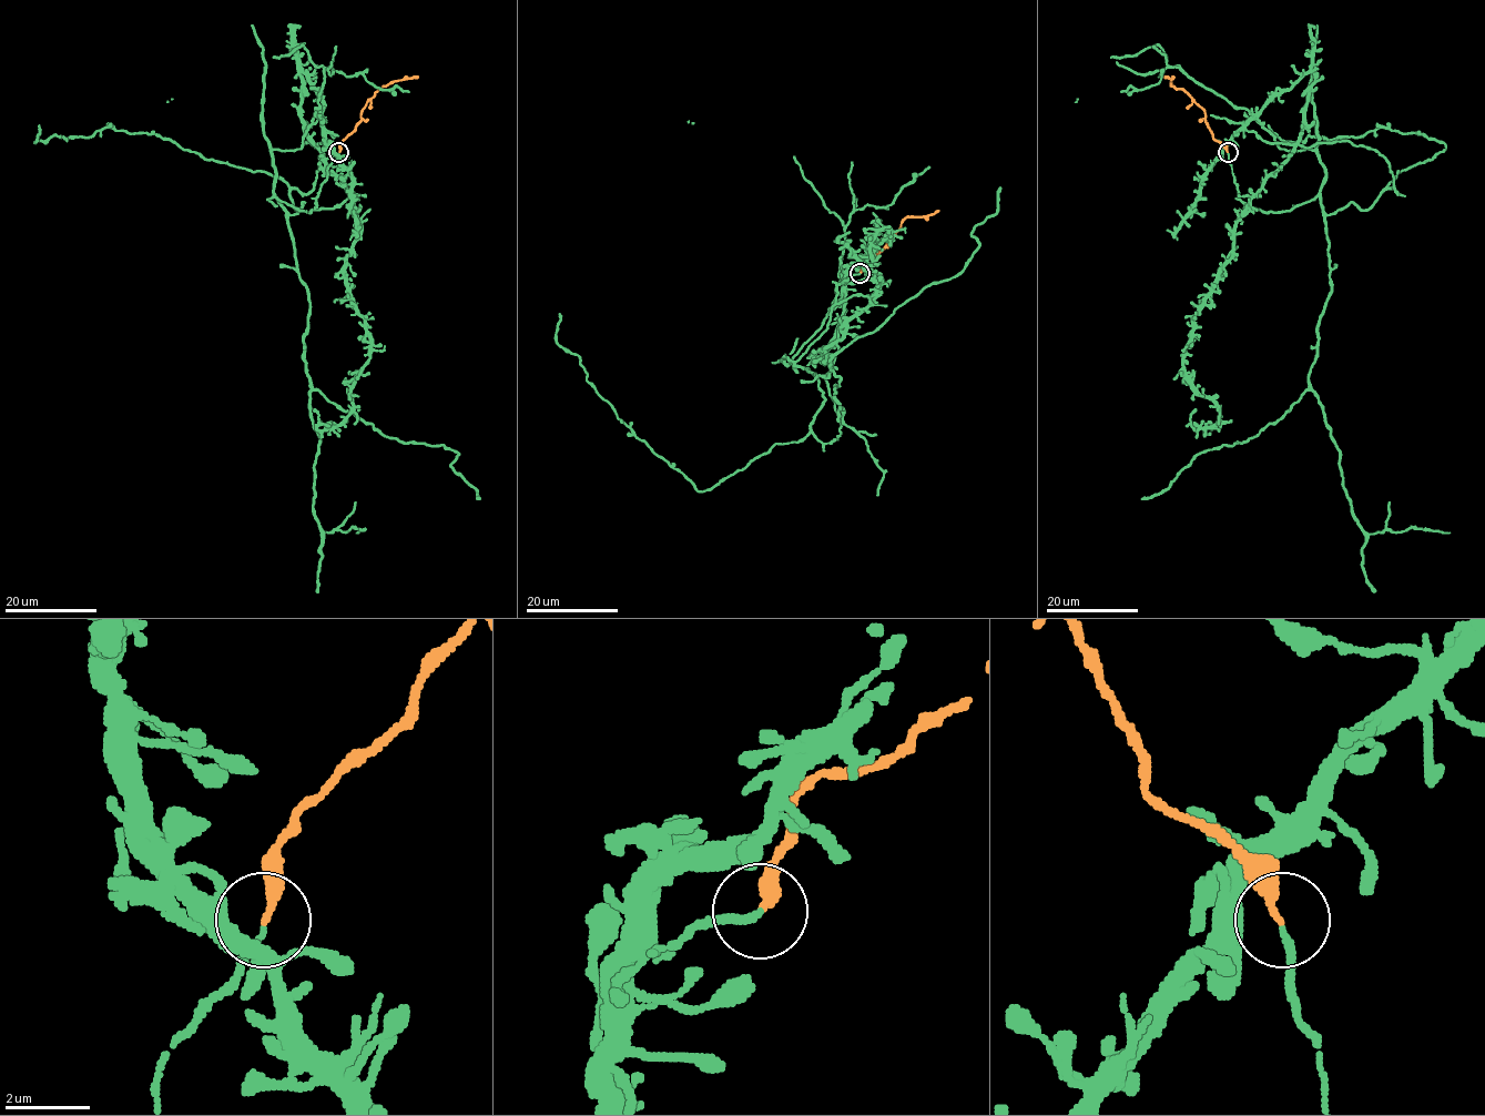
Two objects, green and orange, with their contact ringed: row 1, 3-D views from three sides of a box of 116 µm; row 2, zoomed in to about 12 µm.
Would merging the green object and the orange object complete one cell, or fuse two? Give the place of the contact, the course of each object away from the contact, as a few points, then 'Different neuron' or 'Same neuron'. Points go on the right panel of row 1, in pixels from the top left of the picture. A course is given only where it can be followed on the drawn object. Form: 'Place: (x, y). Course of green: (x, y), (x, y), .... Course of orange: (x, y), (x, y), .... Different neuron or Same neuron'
Place: (1228, 152). Course of green: (1227, 153), (1252, 208), (1316, 195), (1326, 214), (1365, 210), (1445, 148), (1268, 125). Course of orange: (1227, 152), (1213, 138), (1204, 110), (1165, 75). Same neuron

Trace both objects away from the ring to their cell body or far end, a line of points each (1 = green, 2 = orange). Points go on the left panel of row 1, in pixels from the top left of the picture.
1: (338, 153), (309, 212), (274, 195), (291, 214), (304, 204), (276, 175), (155, 133), (36, 141), (38, 125)
2: (338, 152), (339, 144), (360, 121), (362, 110), (379, 89), (418, 75)

